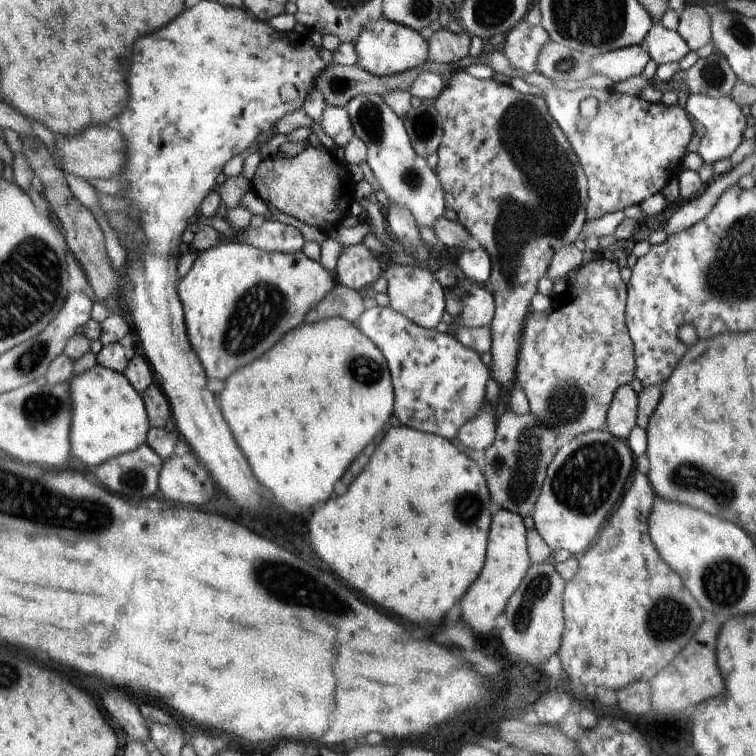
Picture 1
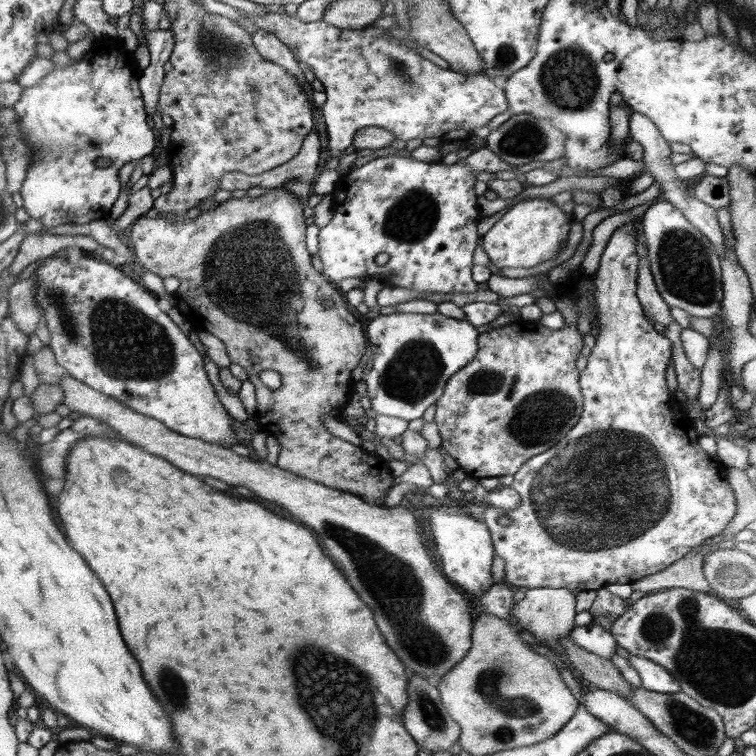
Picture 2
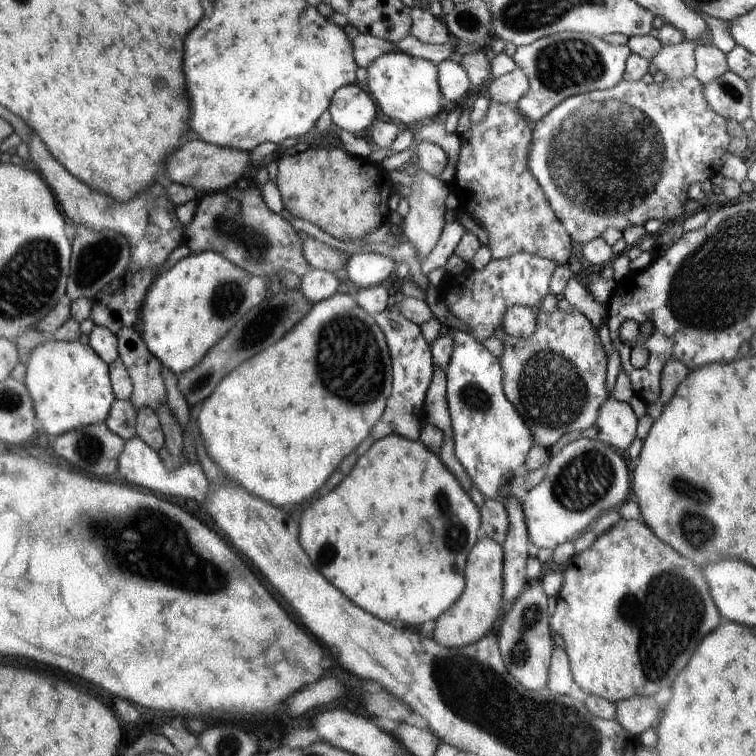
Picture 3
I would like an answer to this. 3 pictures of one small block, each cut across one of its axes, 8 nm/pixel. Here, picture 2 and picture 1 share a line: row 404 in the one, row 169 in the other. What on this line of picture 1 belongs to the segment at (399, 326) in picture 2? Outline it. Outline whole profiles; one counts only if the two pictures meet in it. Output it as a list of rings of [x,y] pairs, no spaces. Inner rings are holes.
[[[364,94],[352,98],[345,110],[349,113],[355,137],[360,138],[366,144],[366,162],[372,169],[380,190],[386,194],[387,203],[383,210],[390,206],[402,206],[414,216],[414,222],[418,228],[432,228],[434,222],[438,222],[438,218],[442,218],[446,212],[444,188],[442,188],[442,182],[438,180],[438,174],[428,166],[426,158],[419,156],[410,144],[403,118],[394,114],[376,94]]]

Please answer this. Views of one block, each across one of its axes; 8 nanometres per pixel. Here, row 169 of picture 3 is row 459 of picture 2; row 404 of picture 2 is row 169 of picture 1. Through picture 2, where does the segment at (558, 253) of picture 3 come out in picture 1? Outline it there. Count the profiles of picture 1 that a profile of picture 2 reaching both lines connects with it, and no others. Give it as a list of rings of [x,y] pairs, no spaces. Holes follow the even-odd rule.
[[[460,69],[444,84],[434,106],[443,126],[435,172],[444,188],[446,211],[454,210],[474,243],[490,254],[492,274],[489,281],[495,314],[490,324],[492,360],[489,368],[500,390],[510,390],[515,382],[522,328],[532,311],[531,300],[537,294],[538,282],[546,275],[554,254],[573,245],[587,221],[587,177],[539,93],[520,94],[511,85],[493,79],[476,79]]]

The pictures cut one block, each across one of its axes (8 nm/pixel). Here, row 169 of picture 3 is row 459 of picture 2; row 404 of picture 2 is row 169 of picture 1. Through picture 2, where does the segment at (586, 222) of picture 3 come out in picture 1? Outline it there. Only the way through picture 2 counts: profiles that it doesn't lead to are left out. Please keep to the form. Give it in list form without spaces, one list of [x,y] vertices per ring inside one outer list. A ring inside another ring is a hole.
[[[553,87],[541,96],[554,121],[560,126],[576,154],[587,177],[587,222],[605,216],[608,213],[623,212],[625,208],[638,205],[662,191],[666,182],[677,176],[683,170],[683,157],[687,154],[688,144],[695,133],[692,121],[687,116],[683,103],[666,106],[663,103],[653,104],[642,98],[620,94],[611,88],[578,88],[566,91]],[[588,98],[596,98],[598,110],[596,116],[587,119],[586,132],[578,128],[580,103]]]

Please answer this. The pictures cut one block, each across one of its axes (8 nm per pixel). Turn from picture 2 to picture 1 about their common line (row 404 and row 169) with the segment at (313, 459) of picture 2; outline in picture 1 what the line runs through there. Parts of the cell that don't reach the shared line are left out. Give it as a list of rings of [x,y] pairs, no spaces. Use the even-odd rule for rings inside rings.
[[[309,141],[294,158],[270,157],[263,159],[251,181],[252,191],[265,203],[272,204],[281,213],[292,216],[303,224],[320,229],[323,233],[340,225],[355,201],[357,187],[333,153],[322,143],[313,146]]]

